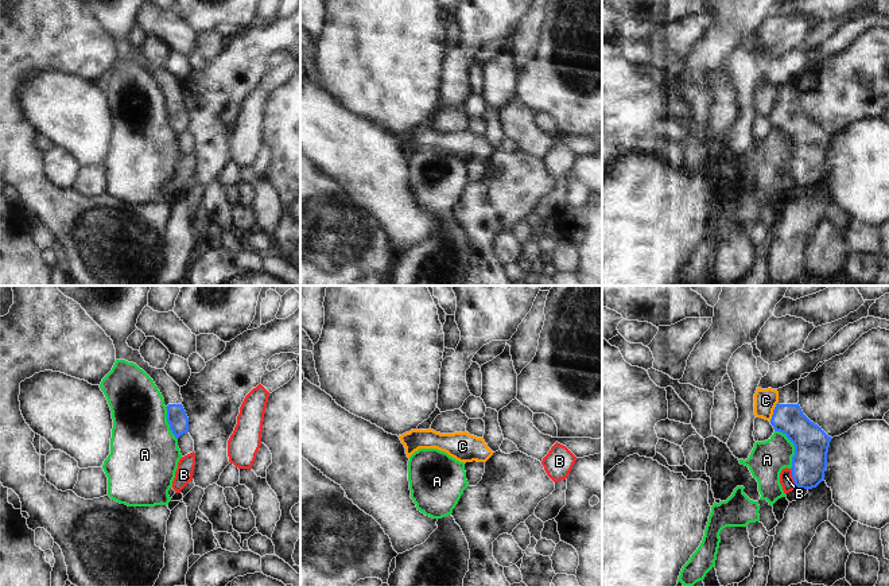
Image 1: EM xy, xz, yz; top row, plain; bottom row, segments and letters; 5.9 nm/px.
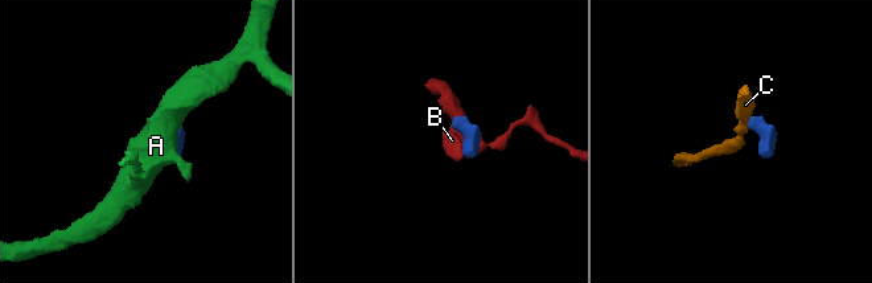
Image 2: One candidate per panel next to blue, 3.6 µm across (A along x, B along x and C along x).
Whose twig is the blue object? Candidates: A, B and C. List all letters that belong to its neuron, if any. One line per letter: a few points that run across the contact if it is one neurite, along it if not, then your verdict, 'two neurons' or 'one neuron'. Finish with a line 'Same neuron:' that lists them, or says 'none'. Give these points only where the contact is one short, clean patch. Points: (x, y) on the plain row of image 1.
A: two neurons
B: line yz (789, 167), (796, 185); two neurons
C: line yz (777, 100), (769, 119); two neurons
Same neuron: none

